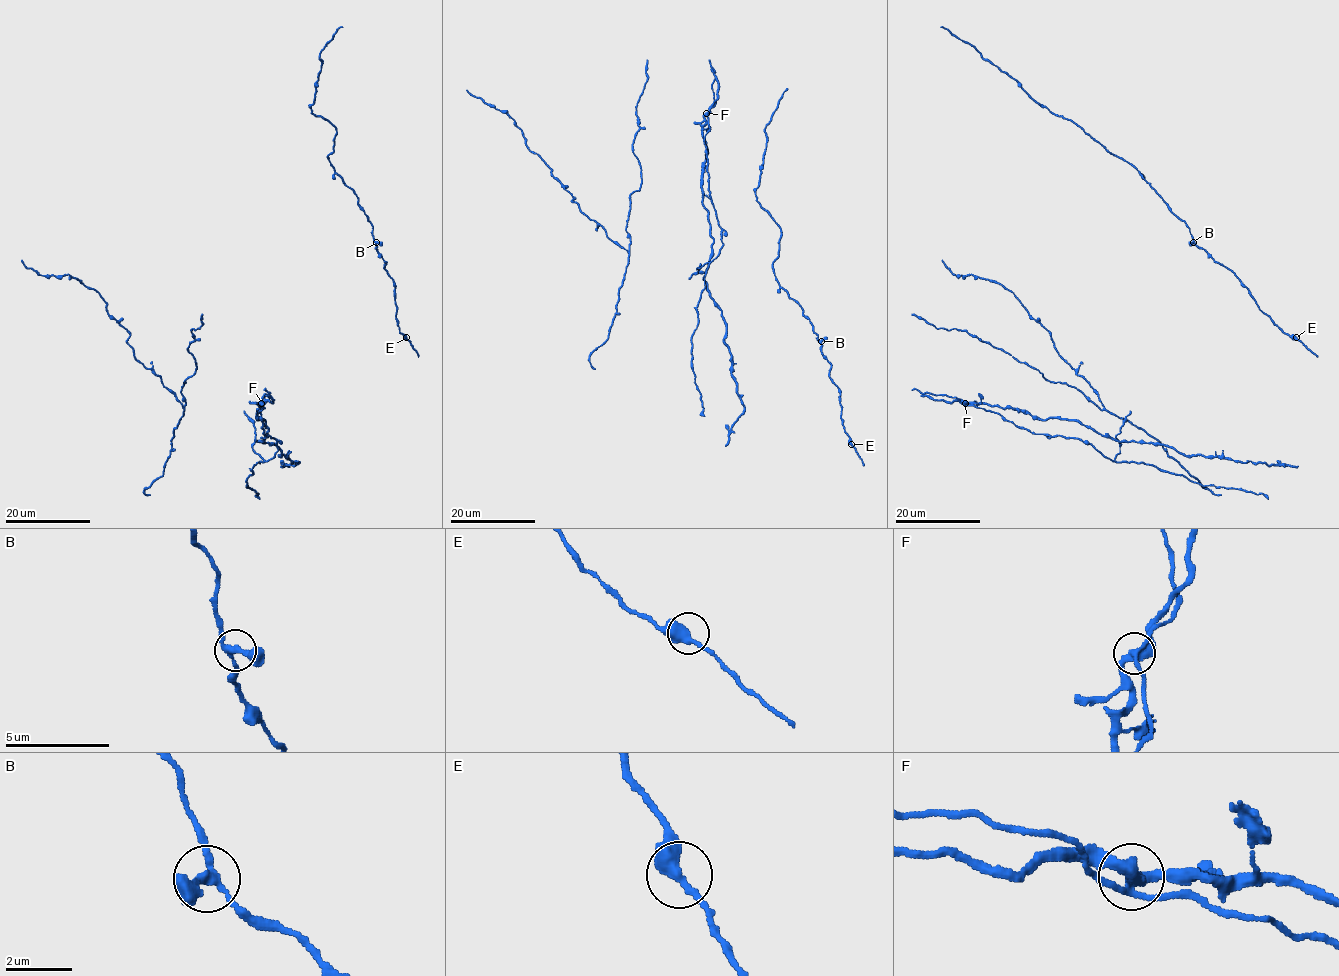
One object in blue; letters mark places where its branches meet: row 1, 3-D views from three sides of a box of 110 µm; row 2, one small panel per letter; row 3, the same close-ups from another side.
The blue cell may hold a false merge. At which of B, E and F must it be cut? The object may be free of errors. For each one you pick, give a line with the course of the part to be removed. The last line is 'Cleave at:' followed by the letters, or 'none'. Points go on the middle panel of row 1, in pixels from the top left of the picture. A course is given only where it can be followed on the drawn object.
F: foreign part runs (706, 113), (703, 205), (713, 241), (704, 281), (726, 325), (724, 343), (744, 407), (725, 446)
Cleave at: F

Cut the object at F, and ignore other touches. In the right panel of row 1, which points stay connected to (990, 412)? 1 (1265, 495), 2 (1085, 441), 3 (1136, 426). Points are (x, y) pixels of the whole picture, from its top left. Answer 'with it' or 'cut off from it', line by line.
1: with it
2: with it
3: with it

